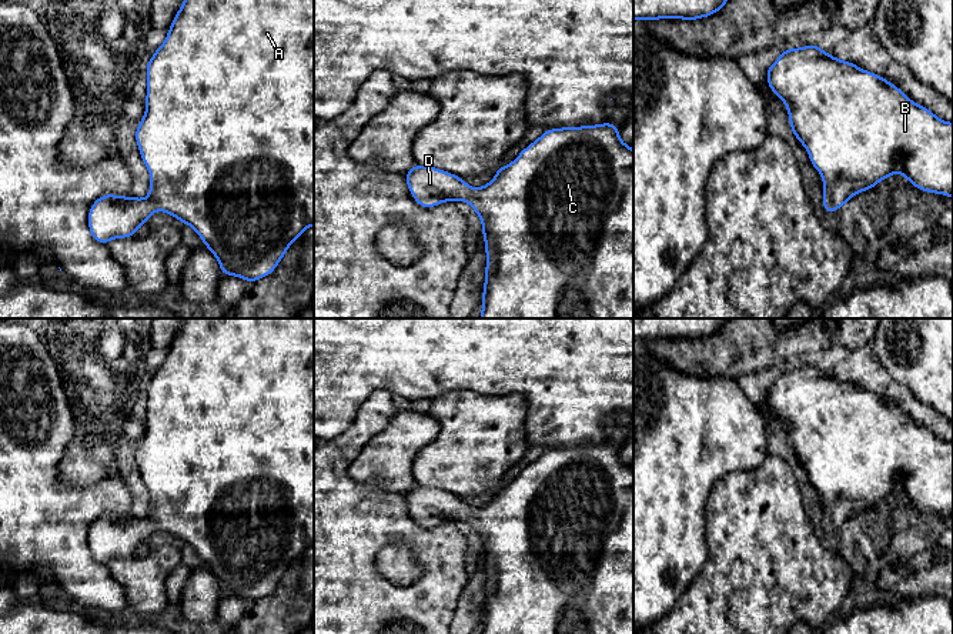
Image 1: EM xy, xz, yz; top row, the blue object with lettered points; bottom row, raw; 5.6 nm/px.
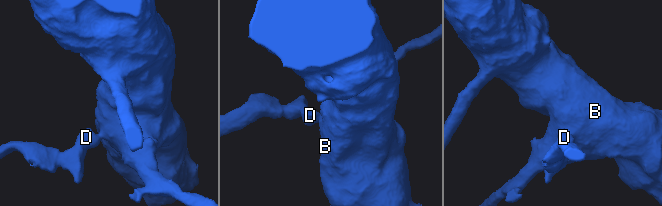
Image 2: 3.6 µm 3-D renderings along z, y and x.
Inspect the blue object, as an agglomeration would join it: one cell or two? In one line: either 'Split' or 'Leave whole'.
Leave whole

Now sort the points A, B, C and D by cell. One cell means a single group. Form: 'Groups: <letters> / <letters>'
Groups: A B C D

